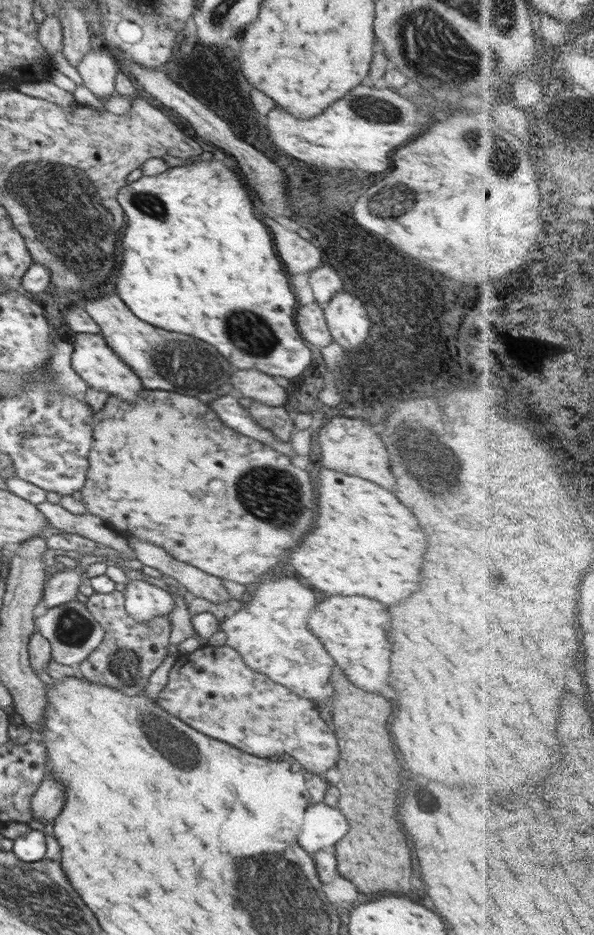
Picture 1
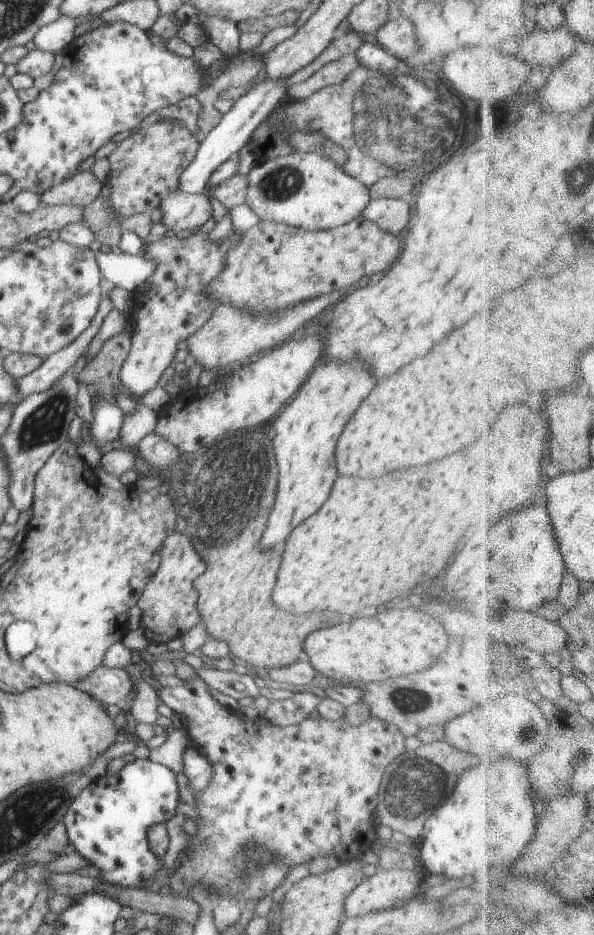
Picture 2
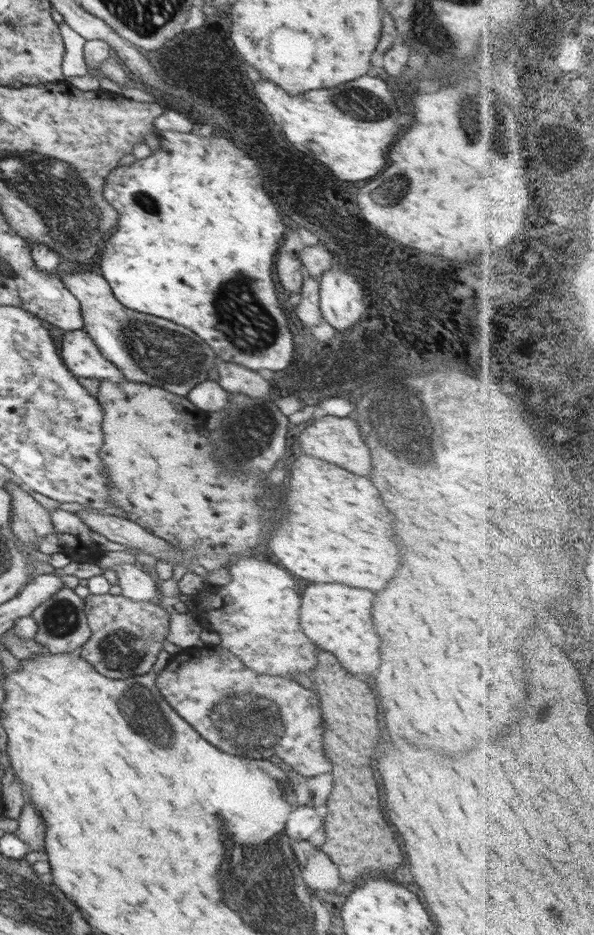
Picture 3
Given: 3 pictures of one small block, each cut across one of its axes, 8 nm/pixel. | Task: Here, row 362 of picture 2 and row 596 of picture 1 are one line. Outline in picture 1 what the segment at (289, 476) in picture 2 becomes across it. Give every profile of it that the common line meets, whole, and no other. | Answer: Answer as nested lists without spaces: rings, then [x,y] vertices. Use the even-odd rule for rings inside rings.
[[[328,596],[310,614],[308,628],[322,640],[336,664],[346,672],[352,684],[362,690],[382,690],[388,686],[390,674],[390,612],[384,604],[364,596]]]

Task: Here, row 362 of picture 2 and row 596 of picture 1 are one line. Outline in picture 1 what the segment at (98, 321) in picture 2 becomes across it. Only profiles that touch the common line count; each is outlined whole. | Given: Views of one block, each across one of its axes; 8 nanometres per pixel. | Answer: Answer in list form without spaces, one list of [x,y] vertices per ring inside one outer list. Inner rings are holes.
[[[86,557],[82,560],[76,560],[77,567],[74,570],[54,571],[51,578],[45,582],[41,604],[52,608],[58,605],[64,605],[67,602],[76,600],[78,587],[82,584],[85,577],[82,572],[95,563],[95,559]]]

